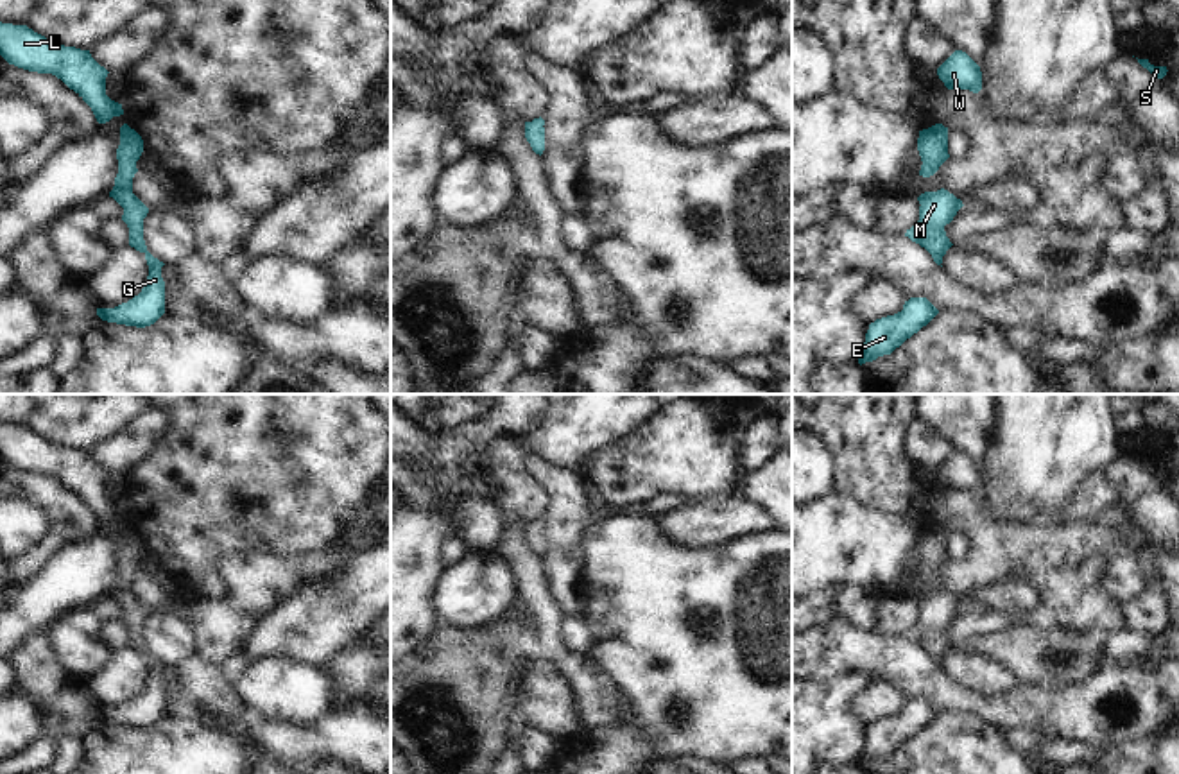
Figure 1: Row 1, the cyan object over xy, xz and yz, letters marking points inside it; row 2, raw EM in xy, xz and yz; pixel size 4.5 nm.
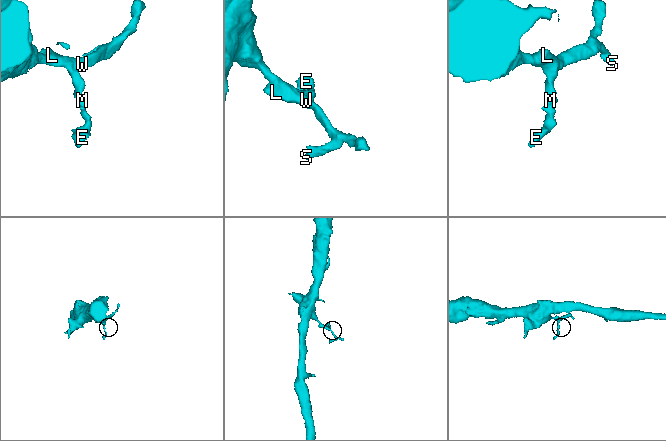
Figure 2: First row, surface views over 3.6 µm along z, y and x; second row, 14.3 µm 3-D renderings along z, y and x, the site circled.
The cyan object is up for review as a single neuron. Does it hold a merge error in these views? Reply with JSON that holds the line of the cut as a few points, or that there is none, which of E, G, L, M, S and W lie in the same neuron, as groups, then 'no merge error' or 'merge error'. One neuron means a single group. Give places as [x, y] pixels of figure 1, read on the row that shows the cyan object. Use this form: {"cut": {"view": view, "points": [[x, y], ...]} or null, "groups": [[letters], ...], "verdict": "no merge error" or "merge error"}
{"cut": null, "groups": [["E", "G", "L", "M", "S", "W"]], "verdict": "no merge error"}

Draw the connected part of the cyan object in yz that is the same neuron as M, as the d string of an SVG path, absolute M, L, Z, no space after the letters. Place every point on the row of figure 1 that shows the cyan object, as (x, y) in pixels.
M948 190L925 192L917 197L919 201L919 220L916 226L907 229L905 236L925 247L937 265L942 263L942 256L953 245L946 236L944 226L953 220L957 211L964 206Z

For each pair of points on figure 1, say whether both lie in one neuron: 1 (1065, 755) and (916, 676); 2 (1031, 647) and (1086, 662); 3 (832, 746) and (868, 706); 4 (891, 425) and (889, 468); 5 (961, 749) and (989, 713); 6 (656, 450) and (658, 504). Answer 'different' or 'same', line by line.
1: different
2: same
3: different
4: same
5: different
6: different

